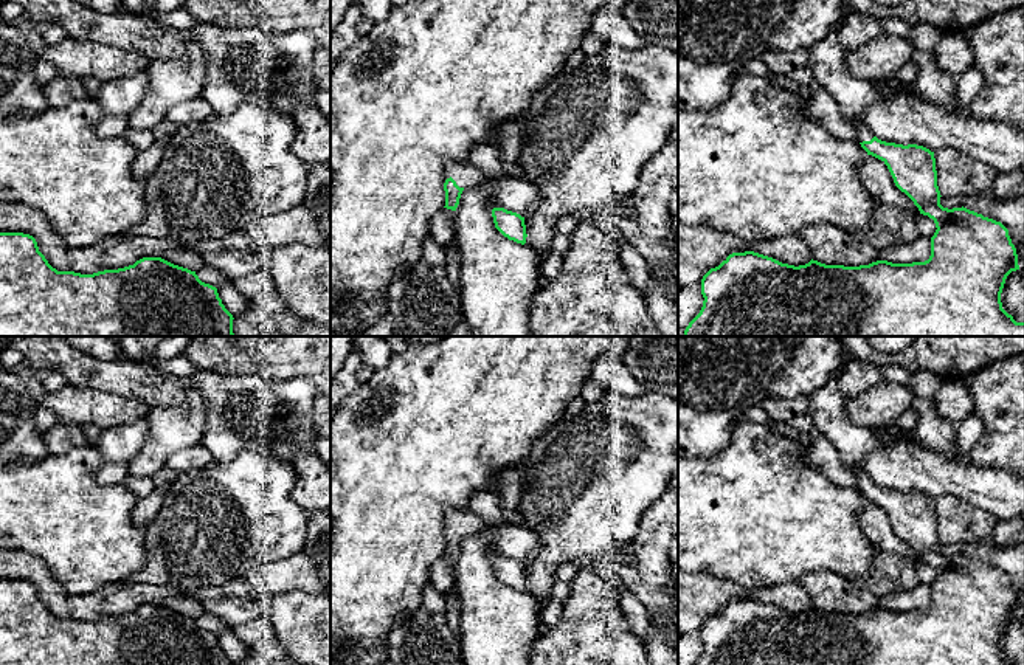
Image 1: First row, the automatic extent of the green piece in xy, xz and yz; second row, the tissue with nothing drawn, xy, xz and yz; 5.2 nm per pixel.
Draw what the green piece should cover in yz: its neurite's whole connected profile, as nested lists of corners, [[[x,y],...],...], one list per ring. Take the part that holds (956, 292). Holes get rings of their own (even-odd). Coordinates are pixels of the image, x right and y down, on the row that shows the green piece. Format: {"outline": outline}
{"outline": [[[836,22],[827,36],[808,50],[813,78],[836,101],[867,155],[881,160],[895,186],[914,202],[920,214],[934,220],[937,229],[931,237],[931,256],[925,262],[877,260],[860,267],[825,265],[811,259],[805,265],[794,267],[754,251],[732,253],[703,276],[703,307],[683,336],[1024,336],[1024,322],[1016,322],[1001,302],[1007,276],[1019,270],[1008,229],[1001,222],[963,206],[943,208],[934,152],[917,144],[881,141],[866,124],[856,121],[866,107],[881,101],[881,95],[872,82],[856,79],[849,73],[846,51],[838,37],[839,23]]]}

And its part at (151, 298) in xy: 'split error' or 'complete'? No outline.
complete

